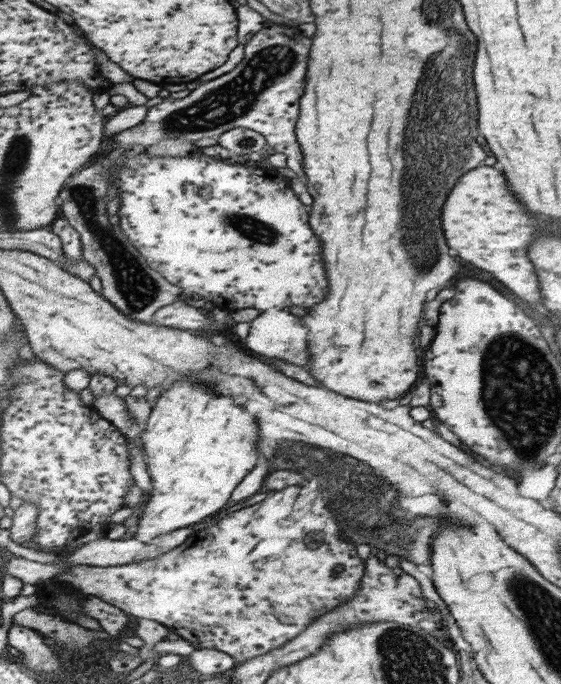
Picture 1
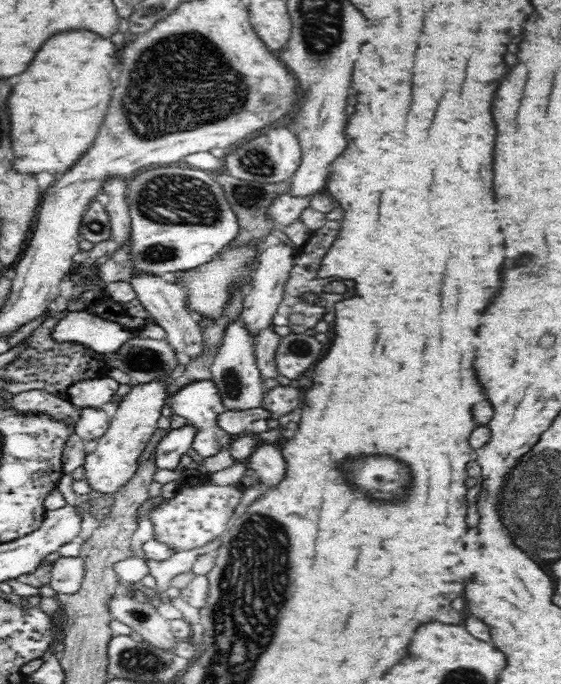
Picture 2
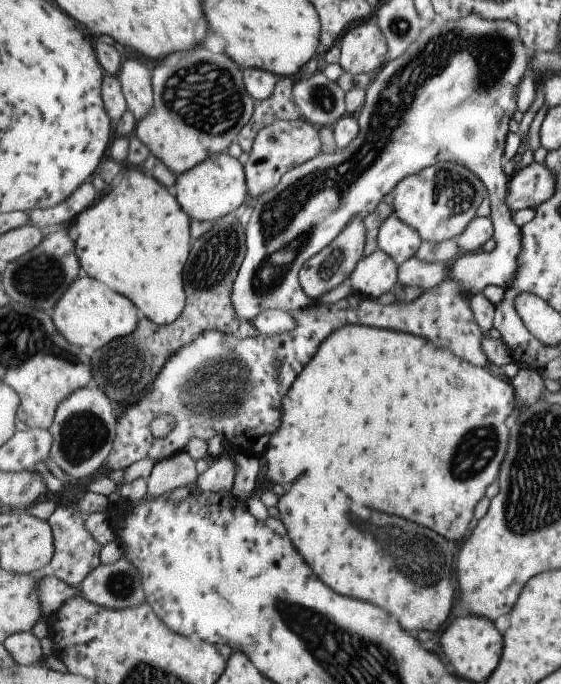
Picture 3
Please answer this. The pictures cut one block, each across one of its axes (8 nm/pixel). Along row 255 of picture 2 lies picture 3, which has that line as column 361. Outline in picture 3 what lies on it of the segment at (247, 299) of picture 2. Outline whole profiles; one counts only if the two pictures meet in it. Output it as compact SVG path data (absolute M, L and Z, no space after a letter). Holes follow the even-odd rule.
M378 248L370 257L361 258L350 279L351 287L367 297L383 296L400 282L398 270L393 258Z

